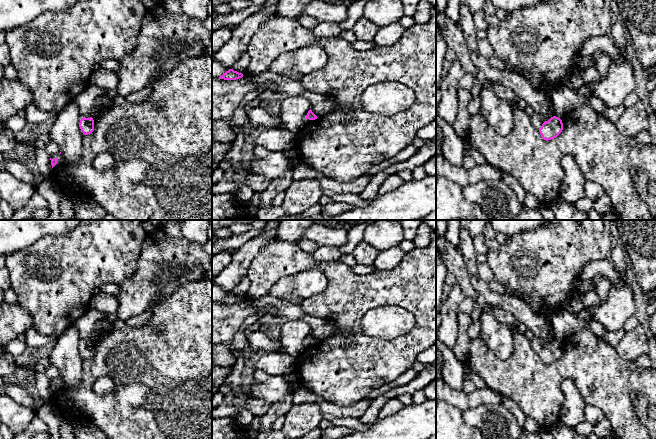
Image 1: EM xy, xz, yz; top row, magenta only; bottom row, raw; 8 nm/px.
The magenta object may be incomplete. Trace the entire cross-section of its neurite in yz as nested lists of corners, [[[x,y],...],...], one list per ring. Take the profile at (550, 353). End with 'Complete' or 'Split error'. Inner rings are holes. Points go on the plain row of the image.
[[[556,340],[551,341],[548,345],[544,346],[539,353],[541,361],[548,365],[556,362],[563,354],[562,344]]]. Complete

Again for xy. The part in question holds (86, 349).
[[[82,342],[79,347],[79,351],[84,359],[91,358],[94,355],[94,344],[90,342]]]. Complete

